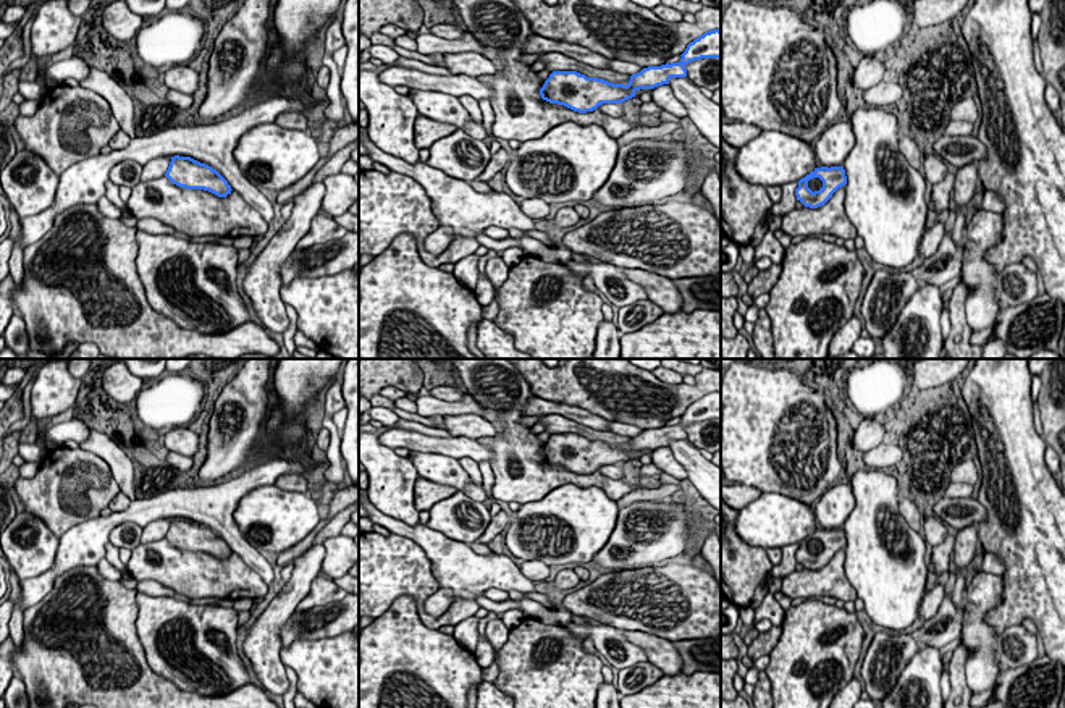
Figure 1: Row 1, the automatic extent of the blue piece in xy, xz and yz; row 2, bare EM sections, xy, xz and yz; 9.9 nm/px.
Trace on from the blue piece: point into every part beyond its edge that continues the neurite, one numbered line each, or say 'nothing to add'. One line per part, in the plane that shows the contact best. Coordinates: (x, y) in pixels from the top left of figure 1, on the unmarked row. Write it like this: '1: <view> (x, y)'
nothing to add

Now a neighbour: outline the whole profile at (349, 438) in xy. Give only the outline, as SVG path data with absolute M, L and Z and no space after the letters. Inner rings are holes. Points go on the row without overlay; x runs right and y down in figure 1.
M347 359L343 378L343 399L347 409L341 433L341 456L352 482L359 483L359 359Z

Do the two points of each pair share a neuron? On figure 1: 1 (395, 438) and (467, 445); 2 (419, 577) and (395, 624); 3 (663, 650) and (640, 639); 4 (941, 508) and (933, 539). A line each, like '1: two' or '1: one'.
1: one
2: two
3: one
4: two

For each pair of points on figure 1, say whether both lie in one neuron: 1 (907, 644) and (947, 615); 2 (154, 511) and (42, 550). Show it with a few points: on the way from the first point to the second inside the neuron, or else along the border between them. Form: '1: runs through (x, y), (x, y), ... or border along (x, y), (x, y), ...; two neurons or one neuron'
1: runs through (917, 640), (938, 624); one neuron
2: border along (58, 539), (55, 561), (36, 577); two neurons

